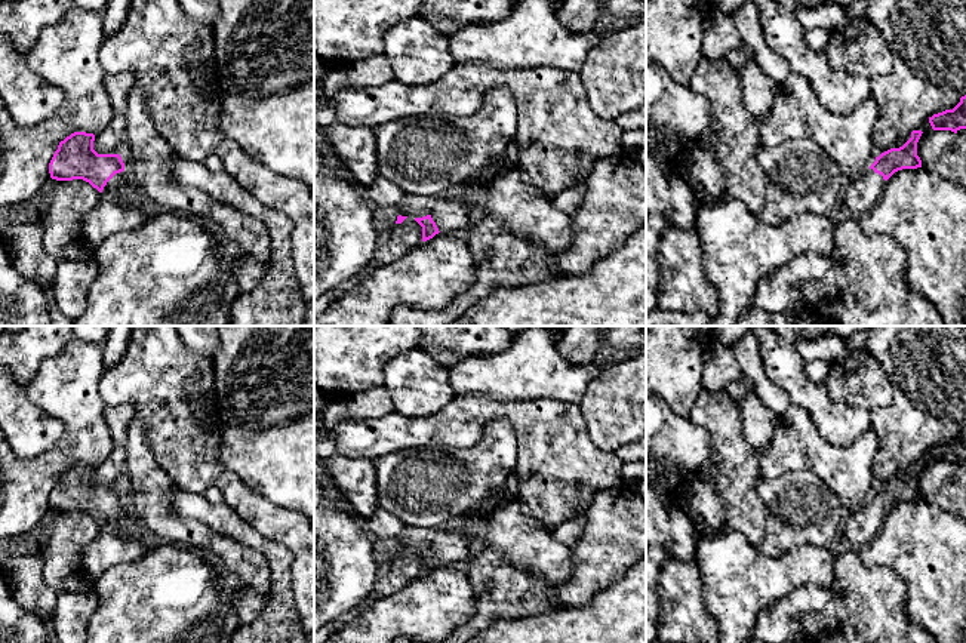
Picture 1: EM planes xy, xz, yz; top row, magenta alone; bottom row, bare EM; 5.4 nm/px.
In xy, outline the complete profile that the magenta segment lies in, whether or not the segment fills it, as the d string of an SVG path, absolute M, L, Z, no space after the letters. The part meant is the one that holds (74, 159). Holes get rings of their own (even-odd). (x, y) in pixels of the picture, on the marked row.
M74 132L59 142L49 173L56 181L83 179L99 193L105 191L123 203L141 206L142 191L124 170L120 154L98 154L93 133Z

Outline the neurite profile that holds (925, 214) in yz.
M925 167L902 169L887 181L879 201L858 216L867 234L890 236L905 249L905 277L910 287L929 299L941 316L944 326L966 326L966 190Z

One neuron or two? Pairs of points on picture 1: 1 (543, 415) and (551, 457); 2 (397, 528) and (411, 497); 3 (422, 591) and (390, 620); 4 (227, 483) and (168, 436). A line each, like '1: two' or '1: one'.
1: one
2: two
3: one
4: two

